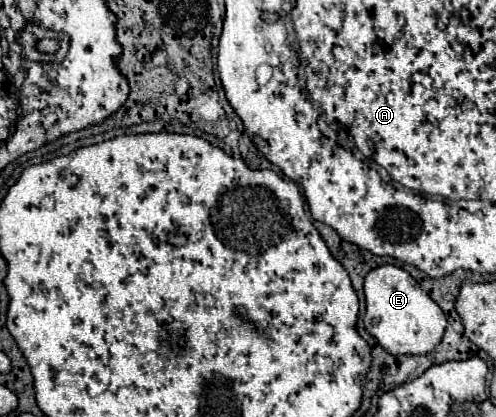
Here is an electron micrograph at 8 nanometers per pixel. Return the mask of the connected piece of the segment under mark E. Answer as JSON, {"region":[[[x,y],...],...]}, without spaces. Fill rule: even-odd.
{"region":[[[383,265],[367,273],[365,277],[365,329],[377,339],[377,343],[391,355],[427,355],[441,341],[447,319],[443,311],[419,285],[415,279],[397,265]]]}

